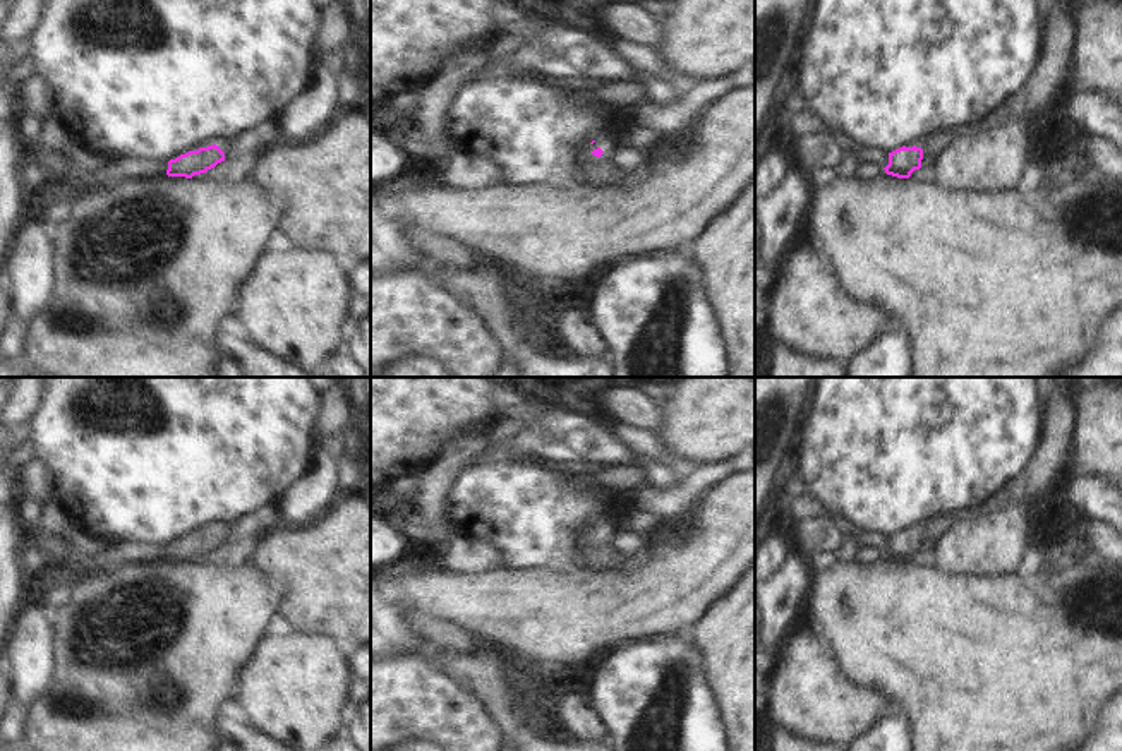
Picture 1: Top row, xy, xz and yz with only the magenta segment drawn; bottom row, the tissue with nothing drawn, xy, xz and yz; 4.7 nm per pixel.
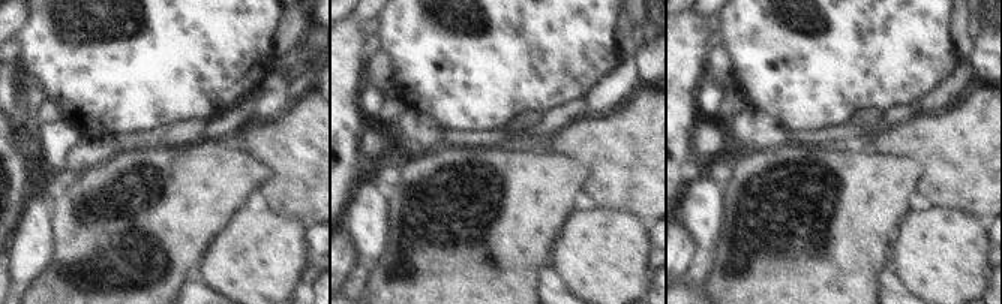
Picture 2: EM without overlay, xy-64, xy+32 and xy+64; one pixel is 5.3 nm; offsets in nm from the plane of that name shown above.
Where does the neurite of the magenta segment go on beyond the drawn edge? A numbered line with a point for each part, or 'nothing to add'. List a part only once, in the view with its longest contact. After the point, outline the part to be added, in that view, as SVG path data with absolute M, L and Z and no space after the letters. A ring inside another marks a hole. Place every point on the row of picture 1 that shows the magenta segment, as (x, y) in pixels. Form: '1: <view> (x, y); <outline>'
1: xy (220, 143); M213 137L209 141L202 142L202 144L194 146L190 151L197 151L199 147L208 147L208 146L213 146L213 144L216 144L223 153L226 151L226 146L228 146L226 141L223 141L220 137Z

